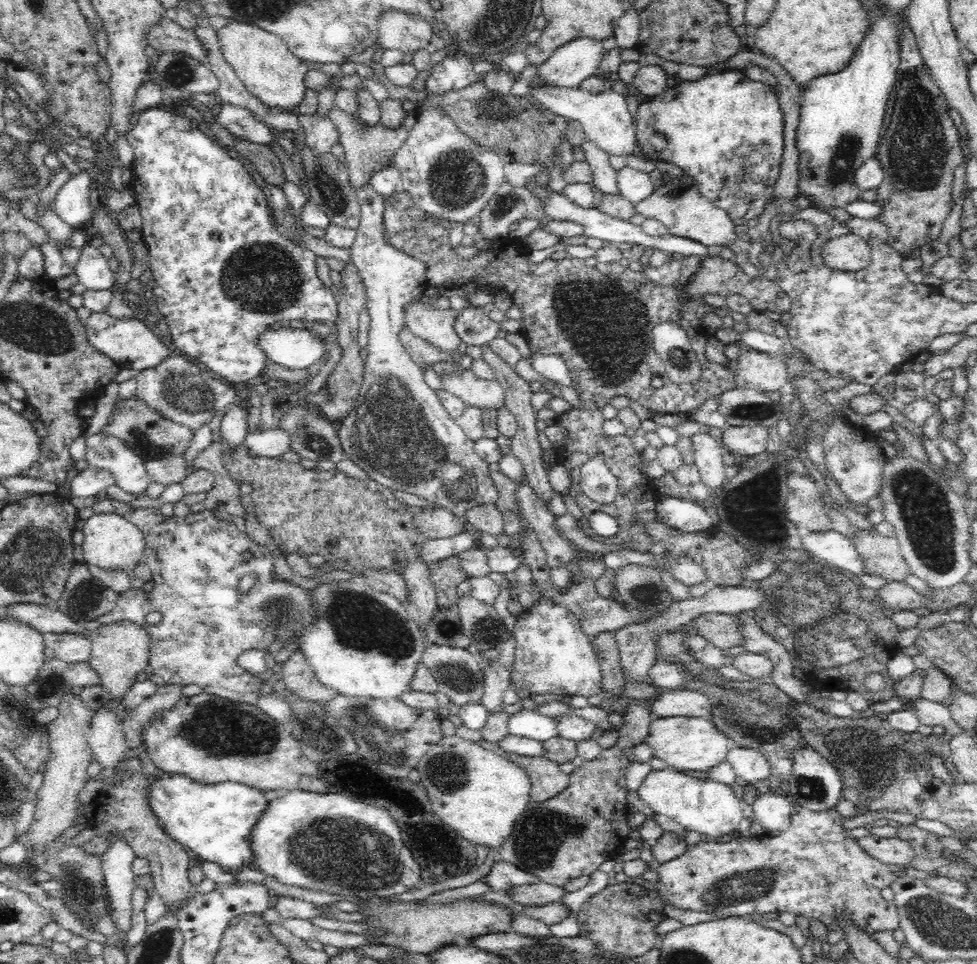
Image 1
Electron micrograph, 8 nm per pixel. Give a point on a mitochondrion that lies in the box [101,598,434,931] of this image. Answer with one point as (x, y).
(342, 851)

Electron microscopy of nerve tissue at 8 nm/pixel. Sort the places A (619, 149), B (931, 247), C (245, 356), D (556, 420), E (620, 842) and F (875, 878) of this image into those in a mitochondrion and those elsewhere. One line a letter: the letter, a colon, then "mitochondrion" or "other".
A: other
B: other
C: other
D: other
E: other
F: other

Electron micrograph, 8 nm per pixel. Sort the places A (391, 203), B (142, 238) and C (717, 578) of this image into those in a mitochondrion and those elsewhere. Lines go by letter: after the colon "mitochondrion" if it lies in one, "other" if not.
A: other
B: other
C: other

